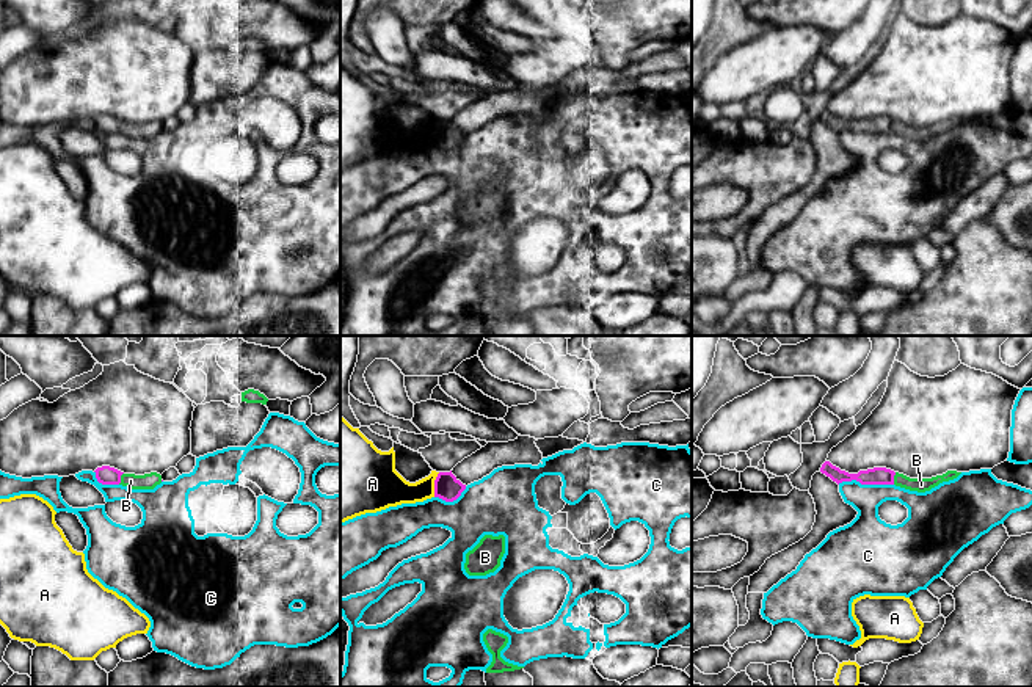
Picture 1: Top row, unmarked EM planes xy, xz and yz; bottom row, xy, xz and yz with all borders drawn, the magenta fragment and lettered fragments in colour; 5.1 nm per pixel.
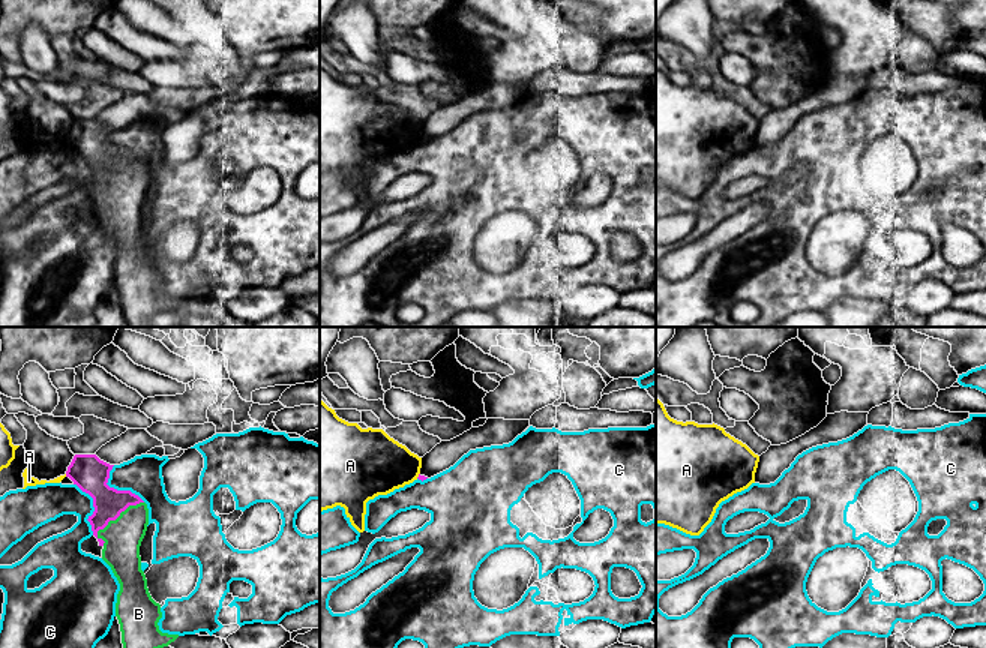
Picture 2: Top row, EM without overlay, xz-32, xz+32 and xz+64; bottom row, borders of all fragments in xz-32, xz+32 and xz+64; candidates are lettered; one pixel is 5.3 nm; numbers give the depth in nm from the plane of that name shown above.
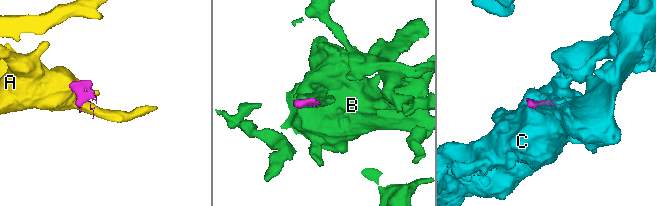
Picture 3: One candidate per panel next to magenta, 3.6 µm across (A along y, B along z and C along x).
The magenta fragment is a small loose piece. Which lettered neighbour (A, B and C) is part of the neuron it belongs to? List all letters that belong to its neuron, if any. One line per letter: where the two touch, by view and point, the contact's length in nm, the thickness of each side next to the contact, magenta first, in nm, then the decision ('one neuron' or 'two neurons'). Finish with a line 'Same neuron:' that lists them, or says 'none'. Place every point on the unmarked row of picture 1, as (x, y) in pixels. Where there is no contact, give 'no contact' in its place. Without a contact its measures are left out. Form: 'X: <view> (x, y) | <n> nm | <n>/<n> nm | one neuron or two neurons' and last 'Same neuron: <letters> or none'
A: xz (435, 134) | 130 nm | 130/190 nm | two neurons
B: yz (893, 127) | 70 nm | 100/80 nm | one neuron
C: yz (866, 132) | 280 nm | 100/190 nm | two neurons
Same neuron: B

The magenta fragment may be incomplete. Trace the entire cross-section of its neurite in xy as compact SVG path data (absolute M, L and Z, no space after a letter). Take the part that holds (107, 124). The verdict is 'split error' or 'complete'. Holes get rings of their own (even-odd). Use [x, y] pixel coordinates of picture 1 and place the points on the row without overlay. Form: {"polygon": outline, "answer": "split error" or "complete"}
{"polygon": "M110 114L97 116L94 121L97 130L102 133L122 133L130 138L154 138L157 133L162 132L162 124L157 121L135 124L135 122L124 122Z", "answer": "split error"}

